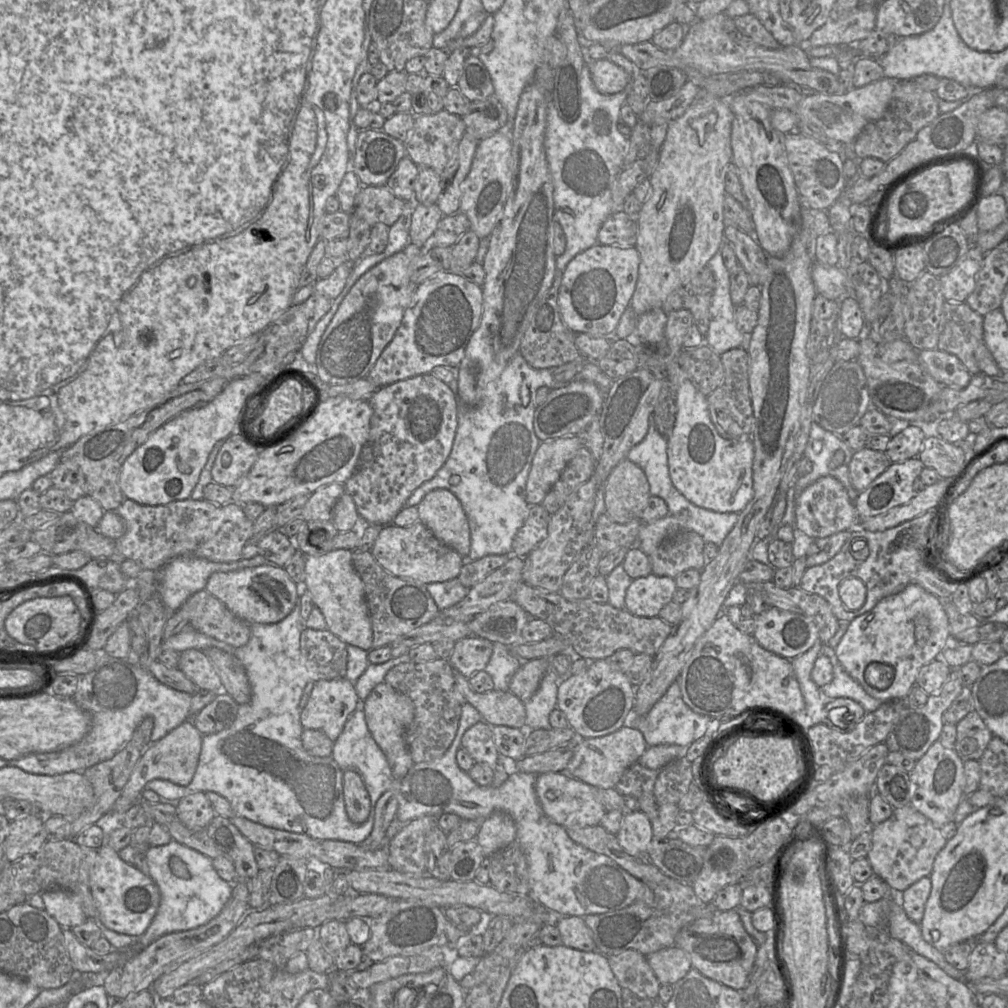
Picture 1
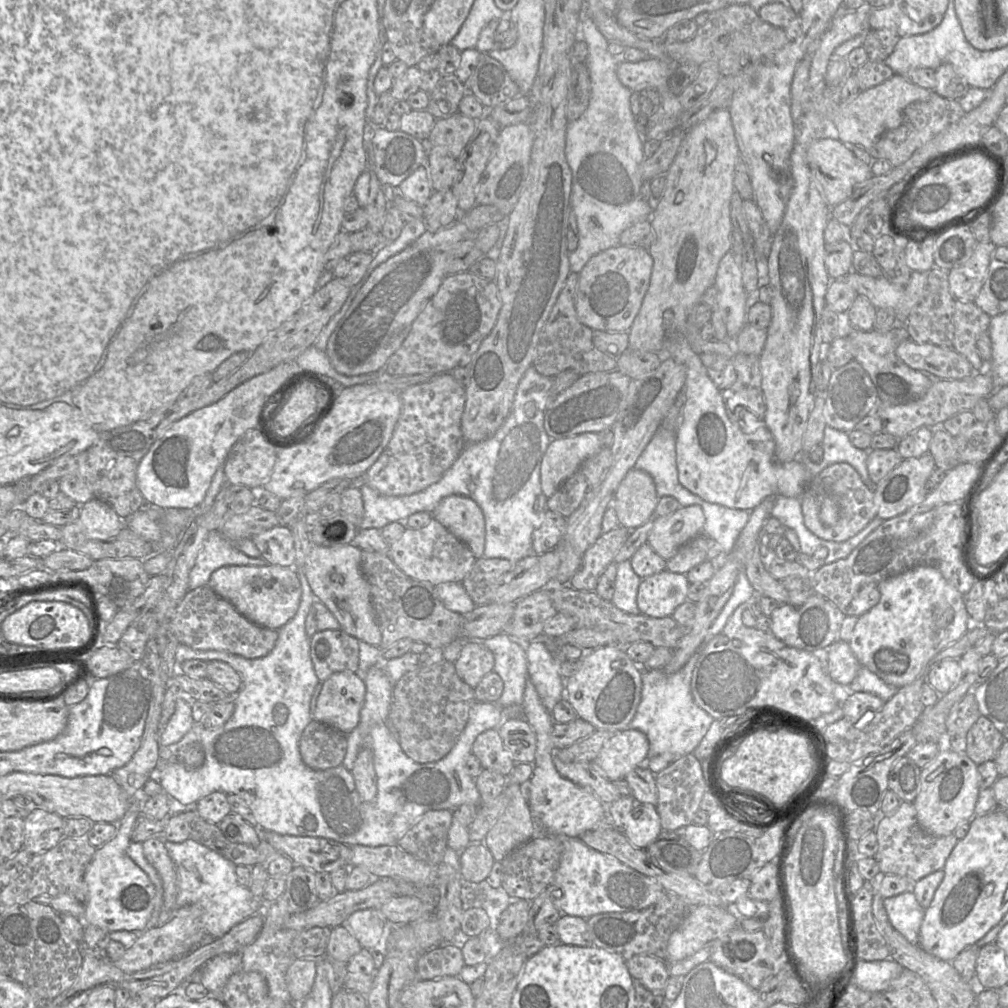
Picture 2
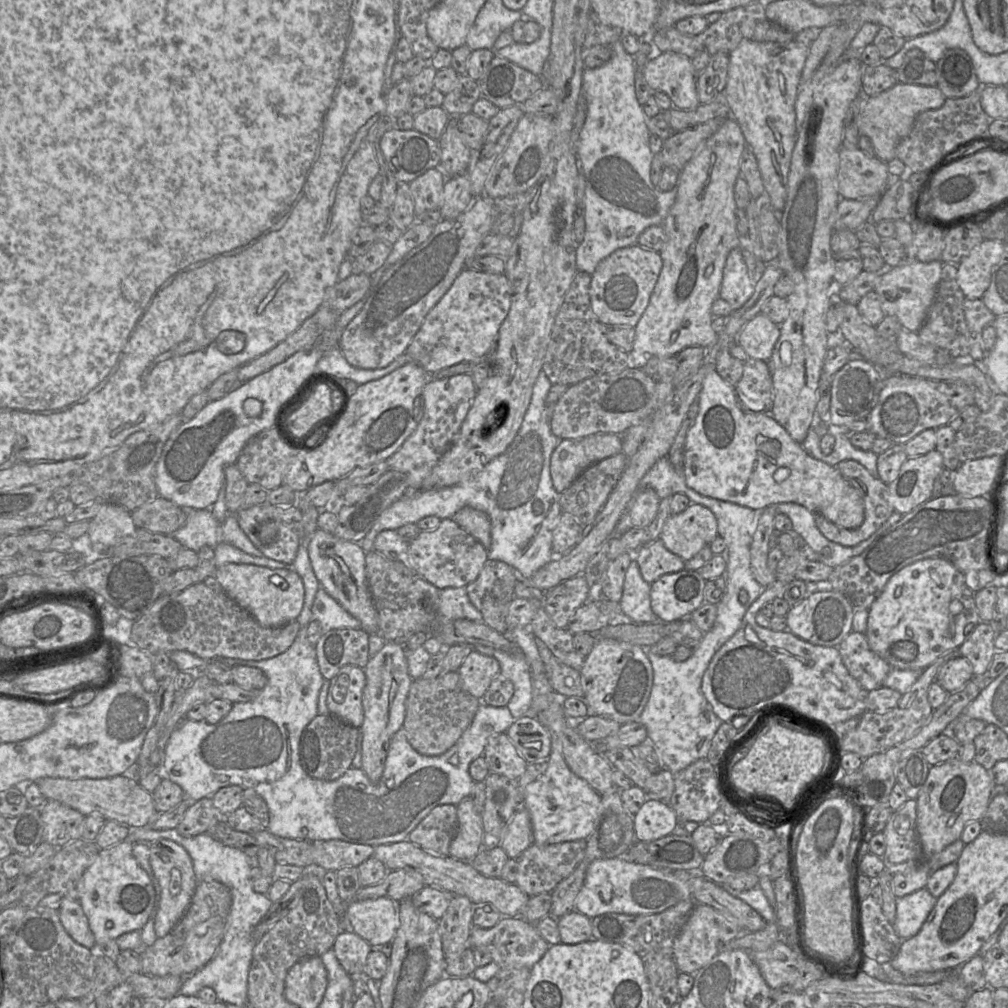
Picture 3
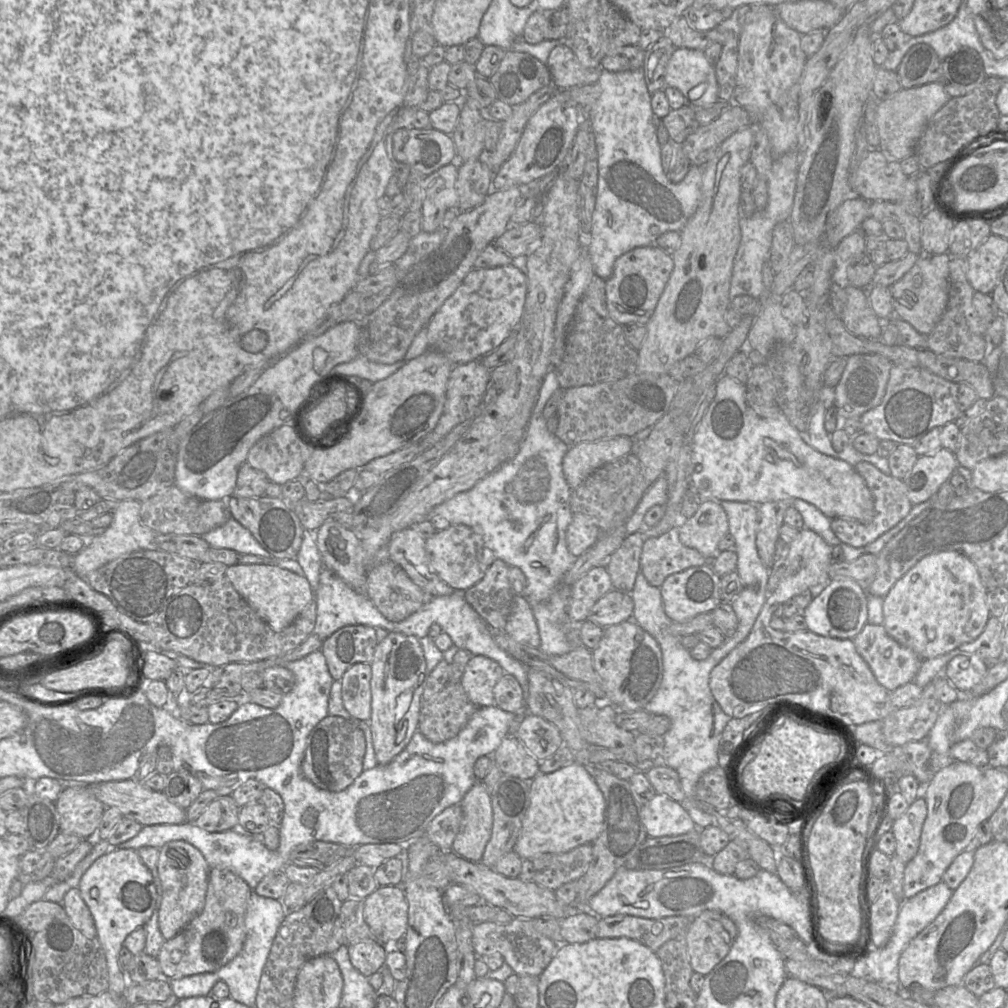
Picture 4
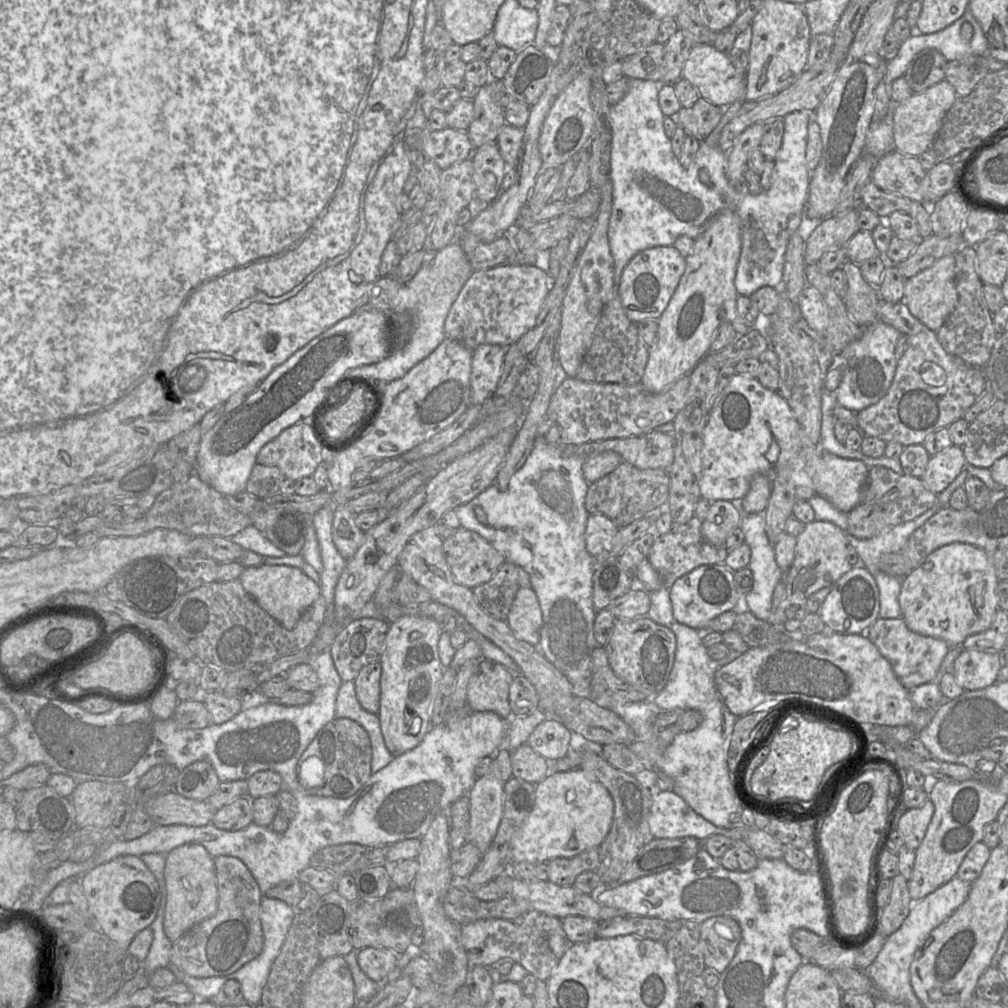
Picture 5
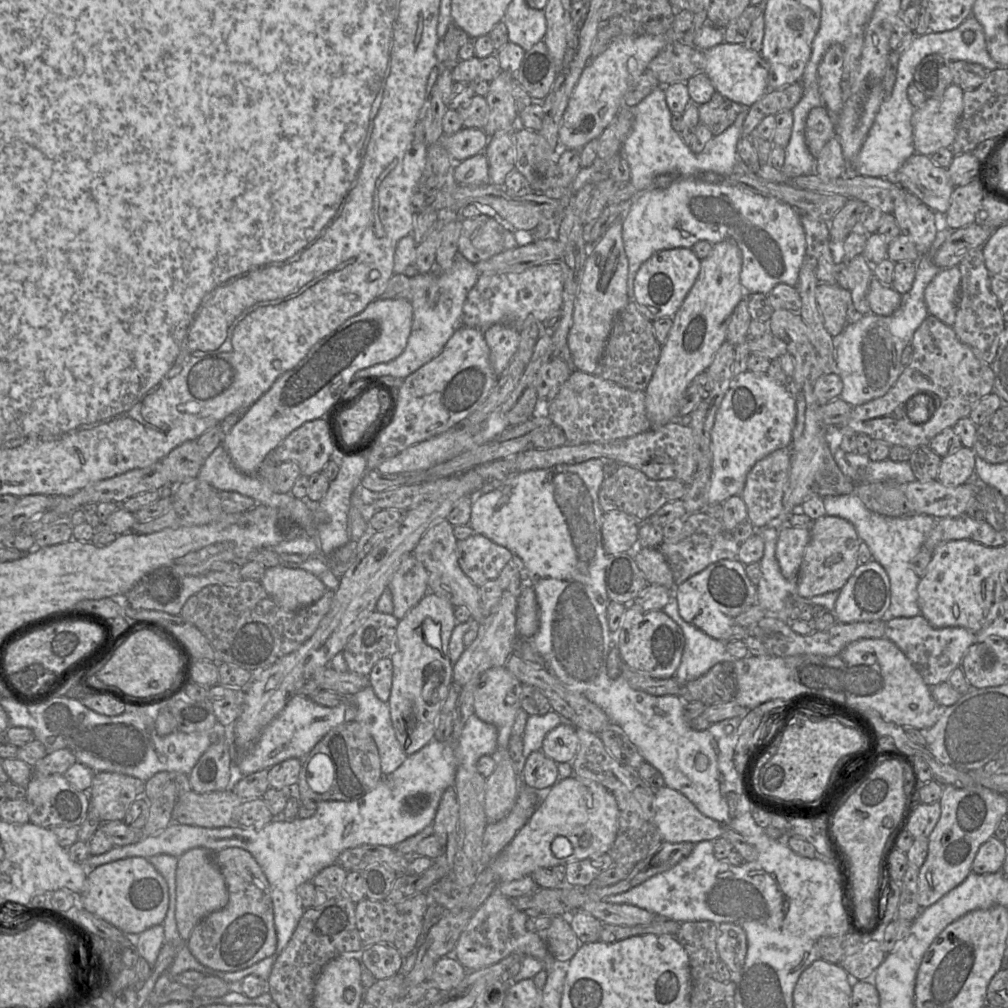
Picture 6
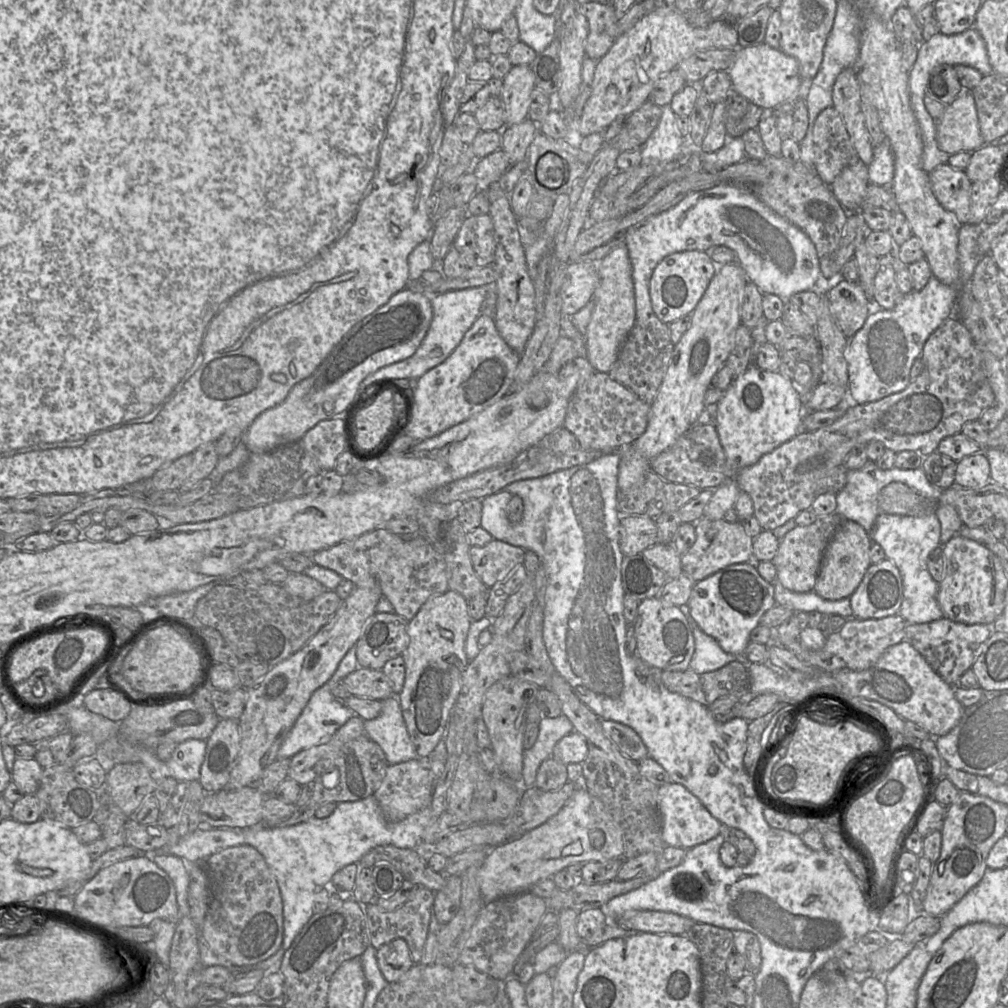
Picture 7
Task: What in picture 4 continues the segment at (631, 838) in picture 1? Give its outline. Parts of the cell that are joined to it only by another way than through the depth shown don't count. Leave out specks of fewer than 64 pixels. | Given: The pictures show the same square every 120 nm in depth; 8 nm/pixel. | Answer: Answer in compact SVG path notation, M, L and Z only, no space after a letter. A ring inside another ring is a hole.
M656 794L650 801L648 801L647 803L645 803L643 805L643 808L642 808L642 822L644 824L647 835L649 837L676 836L676 835L688 833L688 832L690 832L694 829L703 829L703 828L696 828L695 823L691 819L689 813L684 809L684 807L682 807L678 802L676 802L675 800L673 800L672 798L670 798L669 796L667 796L665 794Z

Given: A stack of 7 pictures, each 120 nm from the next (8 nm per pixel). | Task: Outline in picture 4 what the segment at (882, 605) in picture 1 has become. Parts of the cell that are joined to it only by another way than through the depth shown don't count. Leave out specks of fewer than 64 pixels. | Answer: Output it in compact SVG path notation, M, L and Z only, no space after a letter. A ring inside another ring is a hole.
M941 551L929 554L919 560L908 572L906 572L890 589L883 601L883 623L886 632L889 636L895 639L900 645L911 649L922 660L935 658L944 655L950 651L957 649L964 643L974 641L979 637L986 627L987 621L990 618L990 612L986 603L987 589L981 582L980 576L973 562L963 554L957 551Z

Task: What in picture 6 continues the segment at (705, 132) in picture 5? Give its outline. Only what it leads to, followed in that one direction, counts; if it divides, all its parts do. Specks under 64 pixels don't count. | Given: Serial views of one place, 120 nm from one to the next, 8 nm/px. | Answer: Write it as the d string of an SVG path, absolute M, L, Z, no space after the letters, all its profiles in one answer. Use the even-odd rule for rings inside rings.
M716 92L707 103L699 105L699 121L716 136L730 127L738 115L748 108Z

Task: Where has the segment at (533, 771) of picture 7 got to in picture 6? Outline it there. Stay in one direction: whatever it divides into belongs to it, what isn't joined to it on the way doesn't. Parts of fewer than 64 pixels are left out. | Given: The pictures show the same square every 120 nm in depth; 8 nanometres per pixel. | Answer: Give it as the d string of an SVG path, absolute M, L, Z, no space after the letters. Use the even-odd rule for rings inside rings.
M552 710L545 715L528 717L523 733L523 753L515 760L515 771L520 778L527 757L534 751L540 751L545 736L561 723L563 718Z

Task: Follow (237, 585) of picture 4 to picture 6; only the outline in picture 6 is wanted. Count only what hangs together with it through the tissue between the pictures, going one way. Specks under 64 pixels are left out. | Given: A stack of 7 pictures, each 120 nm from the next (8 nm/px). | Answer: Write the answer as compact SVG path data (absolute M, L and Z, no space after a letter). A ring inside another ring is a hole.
M282 564L266 568L260 582L275 603L287 611L317 602L328 590L313 573Z

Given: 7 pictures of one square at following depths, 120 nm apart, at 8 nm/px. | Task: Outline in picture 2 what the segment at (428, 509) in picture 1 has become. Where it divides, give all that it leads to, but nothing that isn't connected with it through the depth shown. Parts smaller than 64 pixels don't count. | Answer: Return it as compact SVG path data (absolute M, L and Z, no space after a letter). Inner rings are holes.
M457 494L447 496L439 502L432 517L464 542L476 559L483 556L485 518L482 509L474 500Z

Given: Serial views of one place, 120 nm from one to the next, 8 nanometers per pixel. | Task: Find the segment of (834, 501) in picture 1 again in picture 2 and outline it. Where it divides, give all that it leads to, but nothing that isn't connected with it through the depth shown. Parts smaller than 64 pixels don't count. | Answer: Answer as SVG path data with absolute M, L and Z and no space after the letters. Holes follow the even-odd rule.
M836 463L825 468L800 496L804 524L817 537L835 542L846 541L864 529L877 517L874 492L868 488L859 473L848 463ZM828 494L839 506L839 520L835 525L826 525L819 517L820 496Z

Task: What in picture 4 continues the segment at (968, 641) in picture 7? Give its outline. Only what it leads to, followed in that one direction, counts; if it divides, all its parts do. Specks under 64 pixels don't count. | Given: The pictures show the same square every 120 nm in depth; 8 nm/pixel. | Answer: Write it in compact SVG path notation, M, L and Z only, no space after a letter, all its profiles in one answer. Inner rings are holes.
M867 623L852 641L878 683L888 691L893 691L900 686L913 682L923 662L915 652L900 645L889 636L883 625Z

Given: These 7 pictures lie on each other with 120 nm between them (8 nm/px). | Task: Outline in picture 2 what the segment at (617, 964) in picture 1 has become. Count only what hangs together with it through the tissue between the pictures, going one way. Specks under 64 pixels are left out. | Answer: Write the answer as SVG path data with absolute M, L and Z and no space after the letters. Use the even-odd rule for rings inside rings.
M634 955L625 960L633 981L639 981L654 994L663 994L670 977L668 963L649 955Z

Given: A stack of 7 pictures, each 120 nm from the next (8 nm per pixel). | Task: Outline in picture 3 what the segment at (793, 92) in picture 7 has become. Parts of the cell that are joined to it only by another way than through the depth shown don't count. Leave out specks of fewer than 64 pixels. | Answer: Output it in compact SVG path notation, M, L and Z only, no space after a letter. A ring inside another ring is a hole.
M665 52L646 62L641 69L647 84L656 92L664 92L673 107L693 110L700 105L692 60L684 55Z

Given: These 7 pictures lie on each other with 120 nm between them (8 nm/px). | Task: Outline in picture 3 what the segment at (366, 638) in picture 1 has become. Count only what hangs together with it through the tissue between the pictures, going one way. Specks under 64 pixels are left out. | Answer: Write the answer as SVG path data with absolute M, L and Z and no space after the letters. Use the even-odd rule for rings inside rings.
M318 529L306 544L311 565L320 586L359 620L361 629L368 634L379 633L378 613L370 595L365 574L366 552L361 542L346 541Z

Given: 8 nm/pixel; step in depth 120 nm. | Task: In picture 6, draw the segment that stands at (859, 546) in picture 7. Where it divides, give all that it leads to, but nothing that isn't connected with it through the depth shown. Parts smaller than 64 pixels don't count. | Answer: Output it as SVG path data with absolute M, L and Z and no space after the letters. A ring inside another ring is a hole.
M825 515L814 520L810 528L810 541L805 548L796 577L799 596L810 598L832 591L839 591L859 566L857 551L863 543L855 527L847 520Z

